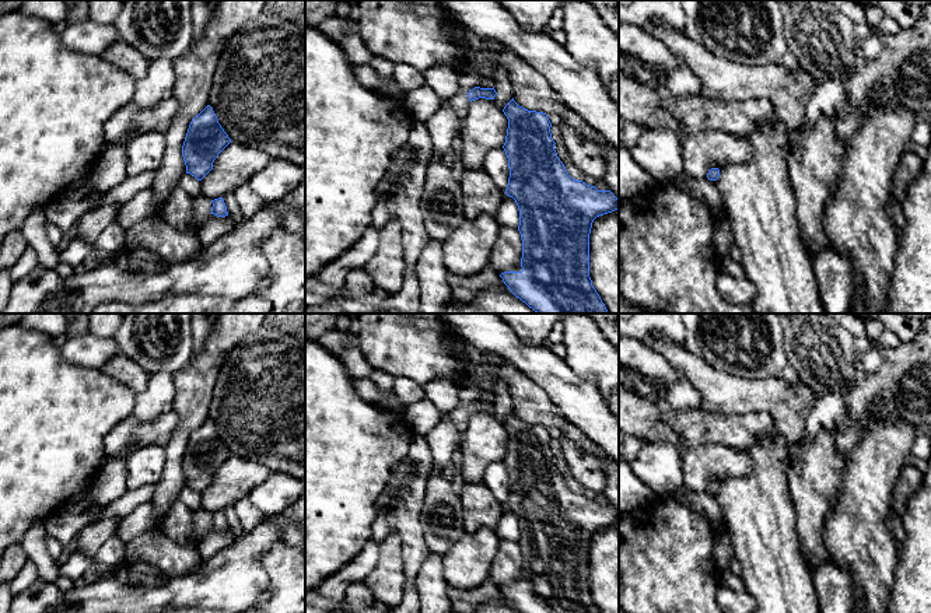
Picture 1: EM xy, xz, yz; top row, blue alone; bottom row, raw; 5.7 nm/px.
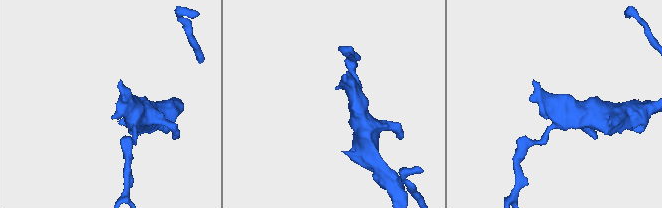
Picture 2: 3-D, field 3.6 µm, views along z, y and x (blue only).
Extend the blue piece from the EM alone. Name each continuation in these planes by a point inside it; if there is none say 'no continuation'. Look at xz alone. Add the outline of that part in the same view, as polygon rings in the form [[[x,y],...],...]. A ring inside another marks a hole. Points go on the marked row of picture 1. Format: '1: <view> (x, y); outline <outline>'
1: xz (459, 102); outline [[[459,90],[454,97],[451,97],[448,99],[442,99],[442,104],[447,104],[459,118],[463,119],[466,116],[469,105],[470,105],[468,92],[469,91]]]

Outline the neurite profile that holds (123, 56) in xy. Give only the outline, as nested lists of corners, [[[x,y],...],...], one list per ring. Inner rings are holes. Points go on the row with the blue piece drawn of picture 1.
[[[120,39],[106,48],[101,57],[106,63],[129,73],[134,80],[143,78],[150,67],[150,60],[147,60],[136,48]]]

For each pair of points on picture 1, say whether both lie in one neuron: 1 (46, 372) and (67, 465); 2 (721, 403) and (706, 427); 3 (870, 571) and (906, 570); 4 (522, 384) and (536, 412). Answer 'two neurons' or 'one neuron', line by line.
1: one neuron
2: two neurons
3: two neurons
4: one neuron

